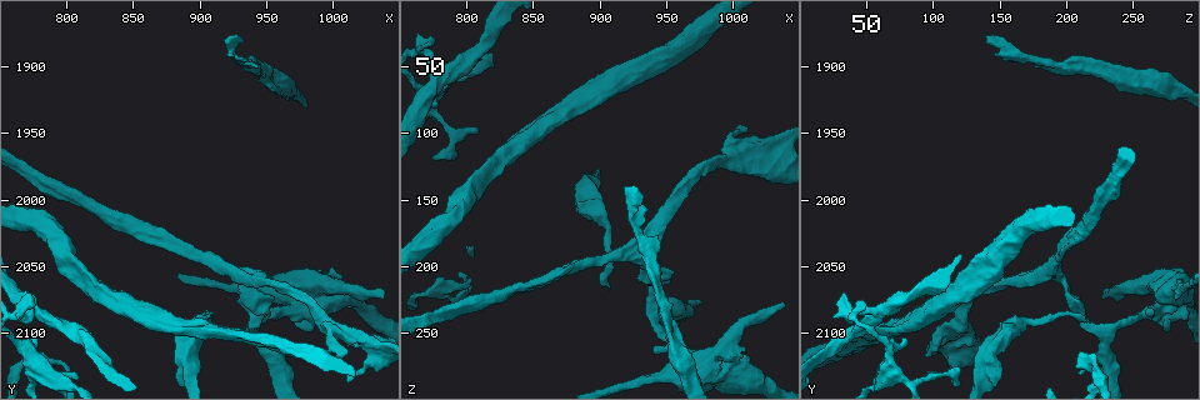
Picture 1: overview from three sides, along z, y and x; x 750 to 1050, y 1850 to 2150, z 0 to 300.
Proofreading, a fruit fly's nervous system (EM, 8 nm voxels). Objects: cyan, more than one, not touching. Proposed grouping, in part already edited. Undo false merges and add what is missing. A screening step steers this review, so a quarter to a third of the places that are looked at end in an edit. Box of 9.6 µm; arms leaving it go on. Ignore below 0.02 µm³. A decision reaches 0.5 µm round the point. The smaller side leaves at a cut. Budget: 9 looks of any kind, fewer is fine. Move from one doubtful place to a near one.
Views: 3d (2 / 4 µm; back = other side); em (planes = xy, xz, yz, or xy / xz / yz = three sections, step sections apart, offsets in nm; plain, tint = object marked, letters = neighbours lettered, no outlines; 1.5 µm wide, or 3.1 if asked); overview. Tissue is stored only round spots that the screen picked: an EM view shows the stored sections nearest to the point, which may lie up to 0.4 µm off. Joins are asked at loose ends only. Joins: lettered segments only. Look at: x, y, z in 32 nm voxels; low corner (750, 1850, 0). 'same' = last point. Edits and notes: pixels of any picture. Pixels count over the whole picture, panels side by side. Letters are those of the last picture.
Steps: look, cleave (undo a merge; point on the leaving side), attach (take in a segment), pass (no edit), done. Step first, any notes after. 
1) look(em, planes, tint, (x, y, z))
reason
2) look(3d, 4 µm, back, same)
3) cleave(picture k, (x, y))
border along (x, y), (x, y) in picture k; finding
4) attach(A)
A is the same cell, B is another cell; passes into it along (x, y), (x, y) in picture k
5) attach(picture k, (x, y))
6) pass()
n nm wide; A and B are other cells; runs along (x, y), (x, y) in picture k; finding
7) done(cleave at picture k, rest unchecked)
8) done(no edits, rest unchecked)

look(3d, 2 µm, (932, 1894, 154))
tapers out

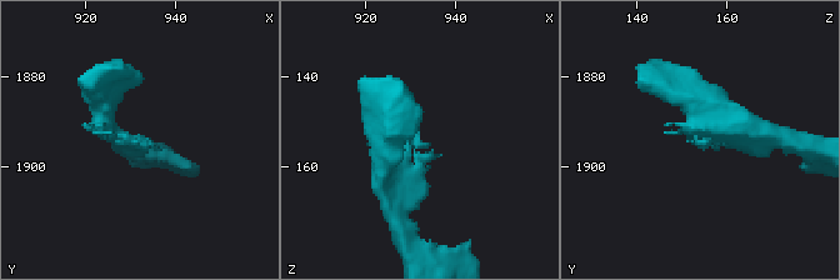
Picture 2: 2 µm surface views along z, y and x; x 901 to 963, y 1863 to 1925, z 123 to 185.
look(em, planes, letters, (931, 1894, 152))
shape alone is not enough

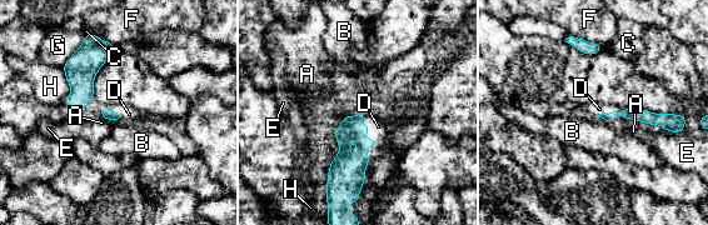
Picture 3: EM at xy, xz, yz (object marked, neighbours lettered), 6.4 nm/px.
attach(D)
D touches over 340 nm; D is the same cell, A, B, C, E, F, G and H are other cells; the neuron continues

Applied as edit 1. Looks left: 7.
look(3d, 2 µm, (908, 2090, 218))
thin end

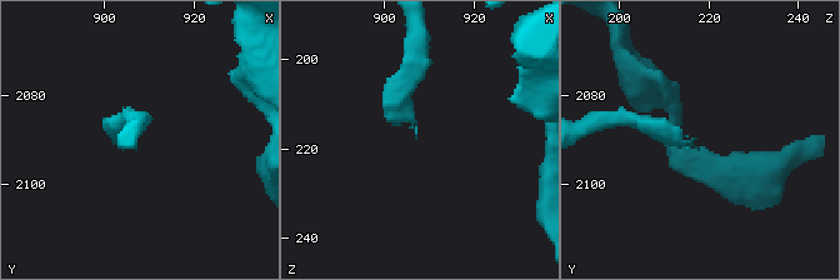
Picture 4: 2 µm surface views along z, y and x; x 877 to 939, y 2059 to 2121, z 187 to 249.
look(em, planes, letters, (907, 2091, 216))
need the tissue

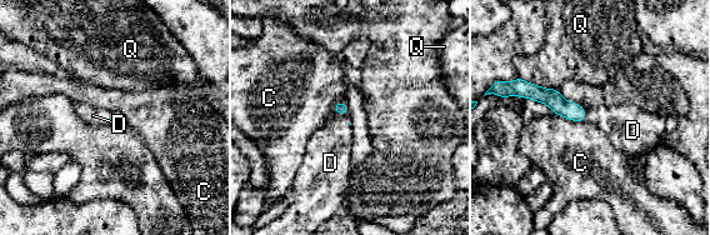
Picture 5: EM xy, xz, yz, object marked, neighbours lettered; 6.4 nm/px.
attach(D)
D is the same cell, C and Q are other cells; the neuron continues

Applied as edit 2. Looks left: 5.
look(overview)

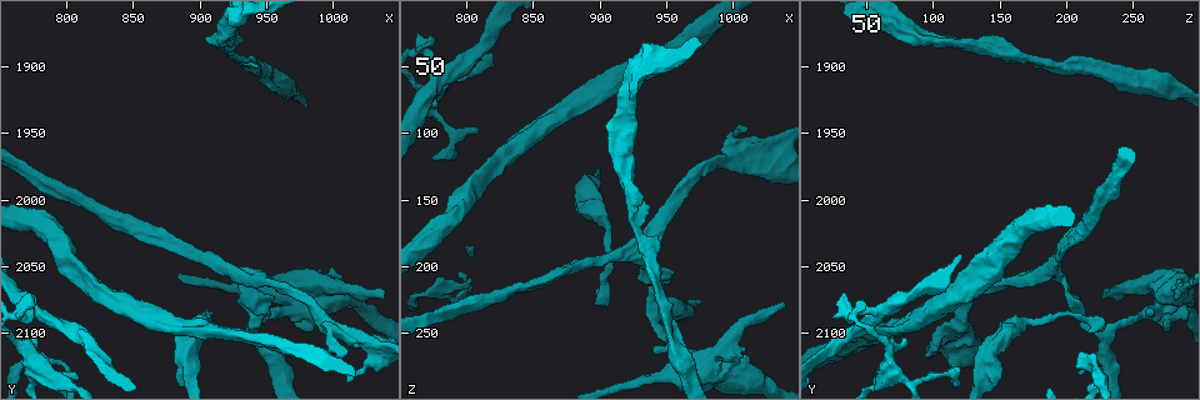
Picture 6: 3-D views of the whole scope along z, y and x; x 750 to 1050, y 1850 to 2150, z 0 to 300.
look(em, xy, step 4, letters, (938, 2084, 264))
an open end

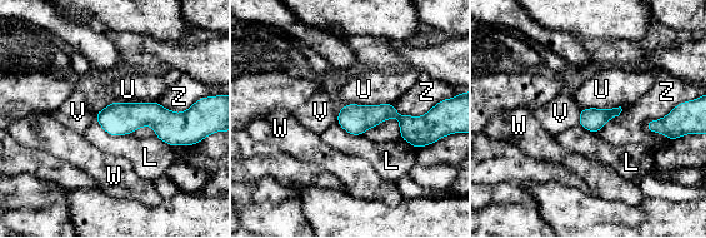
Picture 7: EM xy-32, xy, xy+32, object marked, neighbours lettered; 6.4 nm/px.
pass()
L, U, V, W and Z are other cells; border along (580, 110), (577, 123) in picture 7; none of them fits

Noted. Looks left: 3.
look(em, planes, tint, (776, 2084, 62))
three-way junction

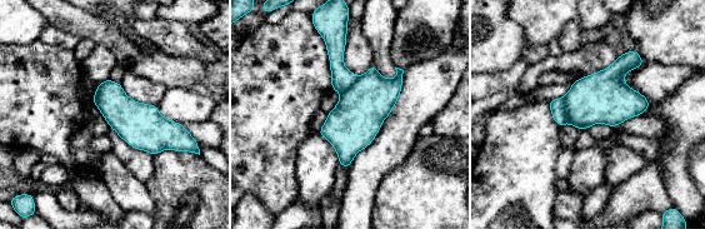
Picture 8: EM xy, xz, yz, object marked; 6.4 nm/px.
look(em, planes, letters, same)

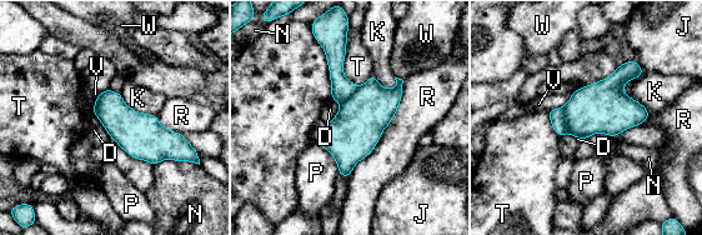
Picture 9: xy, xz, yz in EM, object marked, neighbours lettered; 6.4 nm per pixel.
pass()
D, J, K, N, P, R, T, V and W are other cells; border along (331, 98), (340, 109), (327, 123) in picture 9; one neuron here

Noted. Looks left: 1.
done(attach at picture 3, attach at picture 5, rest unchecked)

